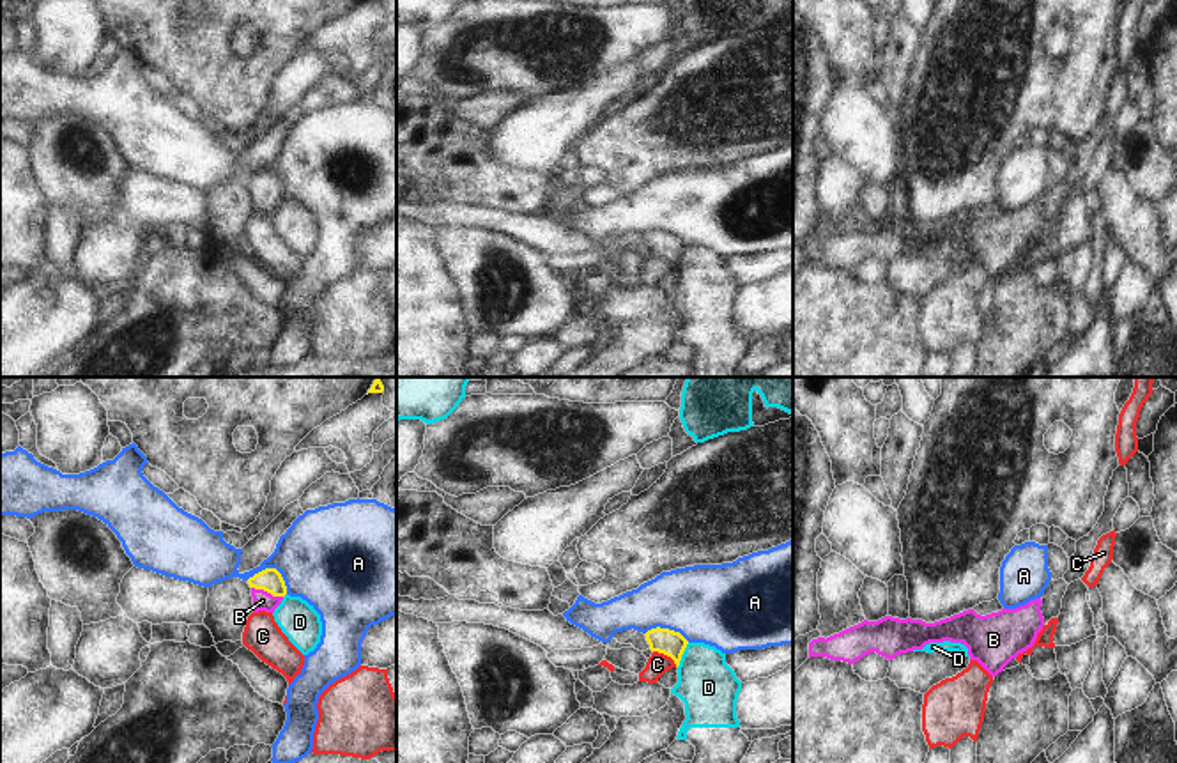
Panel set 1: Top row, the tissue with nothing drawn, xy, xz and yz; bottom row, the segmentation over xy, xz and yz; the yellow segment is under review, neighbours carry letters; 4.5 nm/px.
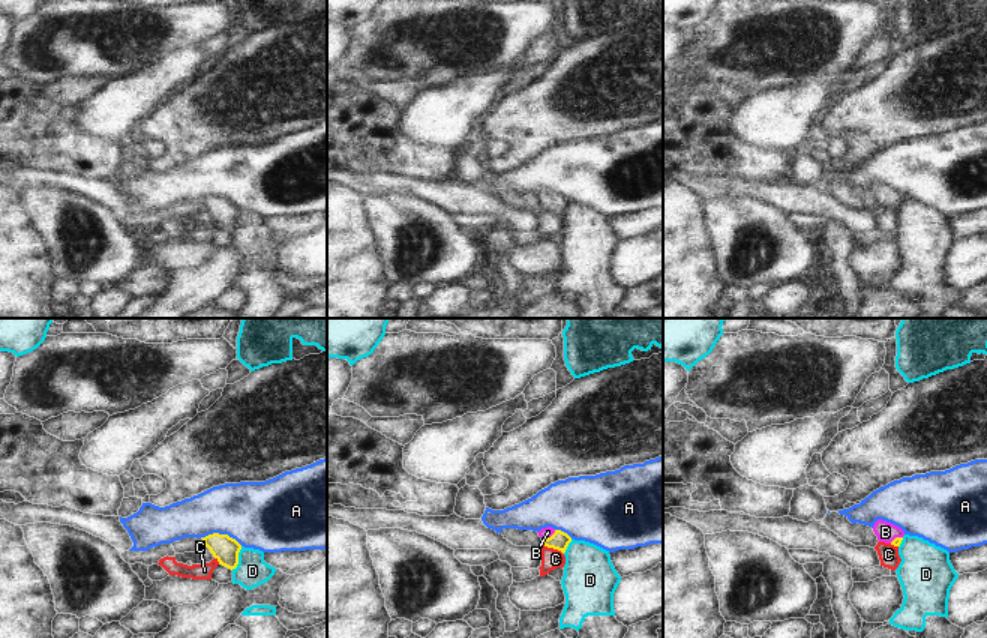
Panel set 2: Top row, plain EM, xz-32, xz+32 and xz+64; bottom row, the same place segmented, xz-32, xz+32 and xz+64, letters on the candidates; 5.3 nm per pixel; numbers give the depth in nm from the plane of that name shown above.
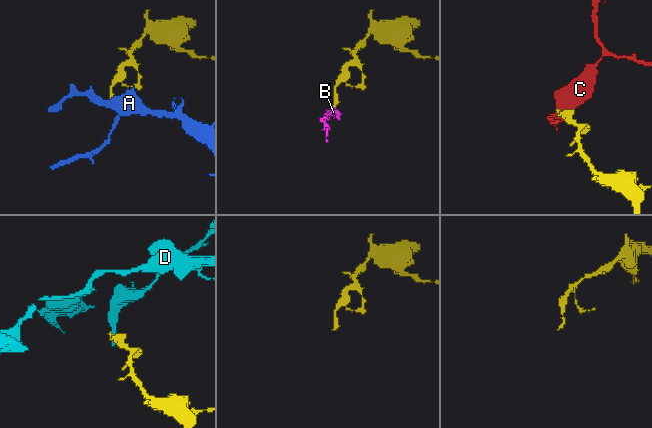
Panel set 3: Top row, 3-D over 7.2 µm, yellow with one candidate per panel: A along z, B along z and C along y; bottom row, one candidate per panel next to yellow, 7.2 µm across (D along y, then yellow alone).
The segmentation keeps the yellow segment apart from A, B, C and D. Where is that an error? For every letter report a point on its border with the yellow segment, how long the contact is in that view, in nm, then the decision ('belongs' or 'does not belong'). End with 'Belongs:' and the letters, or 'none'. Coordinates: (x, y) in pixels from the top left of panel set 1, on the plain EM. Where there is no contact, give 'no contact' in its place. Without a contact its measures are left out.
A: xy (273, 172) | 200 nm | does not belong
B: xy (268, 195) | 150 nm | belongs
C: xz (666, 257) | 130 nm | does not belong
D: xz (682, 257) | 130 nm | does not belong
Belongs: B

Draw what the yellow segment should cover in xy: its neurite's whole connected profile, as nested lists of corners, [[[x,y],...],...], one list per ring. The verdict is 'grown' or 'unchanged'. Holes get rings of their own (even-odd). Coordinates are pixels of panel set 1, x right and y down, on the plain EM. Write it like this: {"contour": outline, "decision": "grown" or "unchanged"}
{"contour": [[[265,172],[248,182],[253,200],[253,216],[274,216],[287,198],[287,189],[276,172]]], "decision": "grown"}

